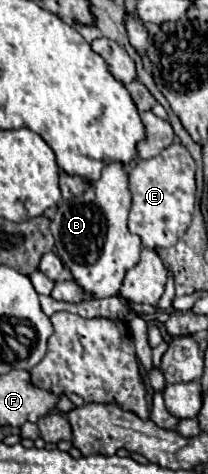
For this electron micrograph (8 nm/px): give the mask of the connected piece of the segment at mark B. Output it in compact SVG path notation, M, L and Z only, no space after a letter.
M122 162L104 166L102 176L88 184L88 190L76 198L62 200L50 222L56 240L56 252L70 266L74 280L94 298L116 296L124 274L136 266L142 242L128 232L128 212L132 196L128 190L128 170Z

